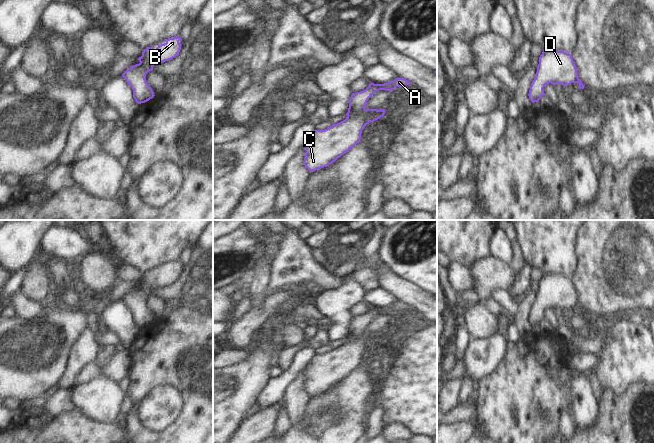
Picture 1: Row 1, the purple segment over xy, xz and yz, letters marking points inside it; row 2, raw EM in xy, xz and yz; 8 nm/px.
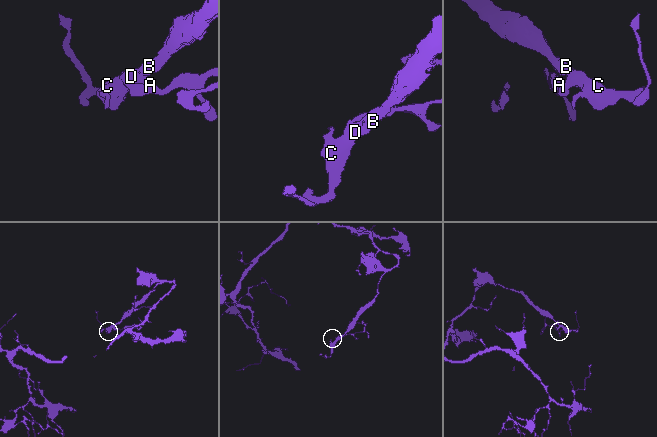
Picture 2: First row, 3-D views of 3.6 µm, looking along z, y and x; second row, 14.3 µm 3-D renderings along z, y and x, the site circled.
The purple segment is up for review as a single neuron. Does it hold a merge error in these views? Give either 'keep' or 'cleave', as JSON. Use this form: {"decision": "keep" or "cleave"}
{"decision": "keep"}

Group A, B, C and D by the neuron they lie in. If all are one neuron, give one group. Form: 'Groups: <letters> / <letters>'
Groups: A B C D.

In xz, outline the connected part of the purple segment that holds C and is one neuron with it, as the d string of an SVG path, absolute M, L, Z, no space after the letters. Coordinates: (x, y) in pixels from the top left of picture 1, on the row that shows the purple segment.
M396 78L384 84L370 83L365 90L352 93L347 118L325 130L315 130L305 143L304 165L310 173L329 166L347 153L360 142L365 126L384 116L385 109L365 108L368 99L375 92L380 90L392 92L396 87L410 84L411 82L404 78Z

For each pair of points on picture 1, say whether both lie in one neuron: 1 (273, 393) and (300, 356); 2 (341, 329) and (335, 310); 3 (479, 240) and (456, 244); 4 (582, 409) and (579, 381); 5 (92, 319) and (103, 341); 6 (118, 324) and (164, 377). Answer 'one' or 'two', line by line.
1: one
2: one
3: one
4: one
5: one
6: two

